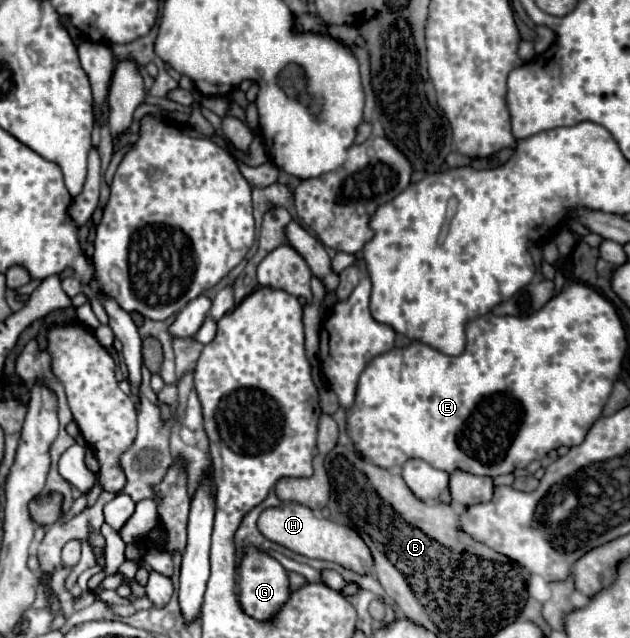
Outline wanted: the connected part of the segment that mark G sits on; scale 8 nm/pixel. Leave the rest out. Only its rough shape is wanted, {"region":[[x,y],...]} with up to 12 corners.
{"region":[[255,547],[241,563],[241,609],[271,621],[287,603],[281,563]]}

